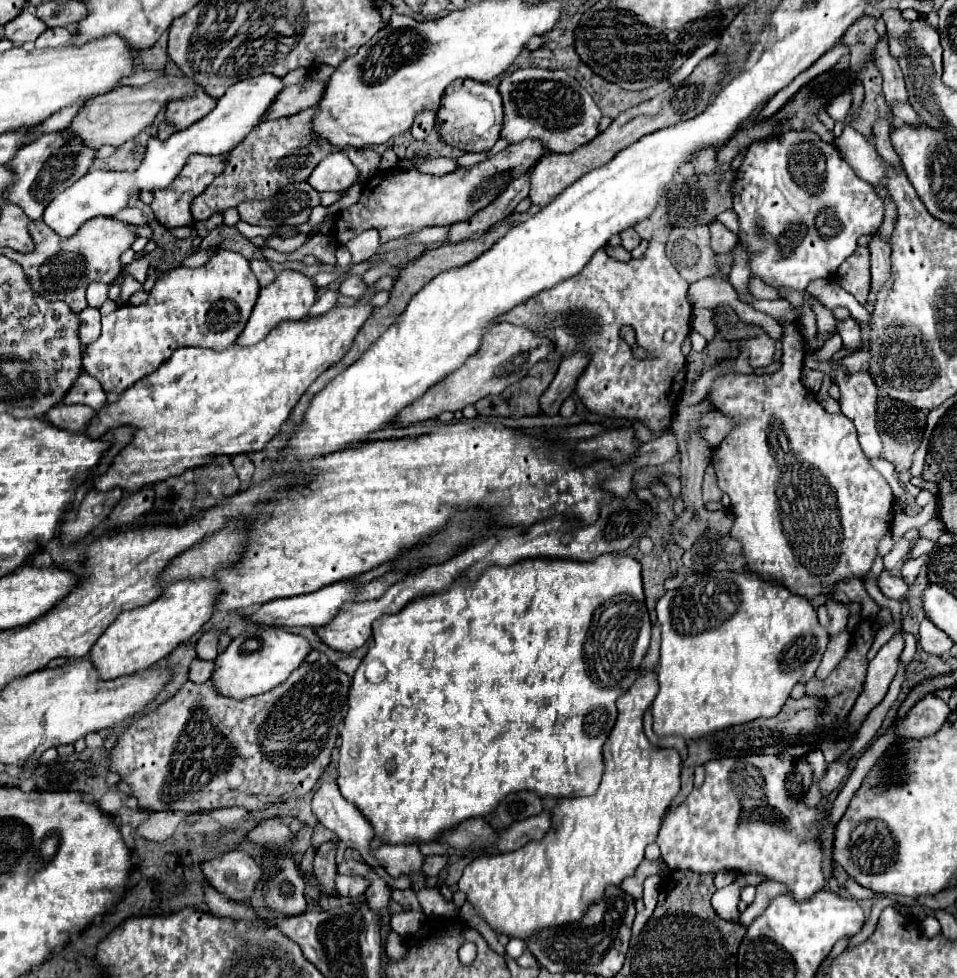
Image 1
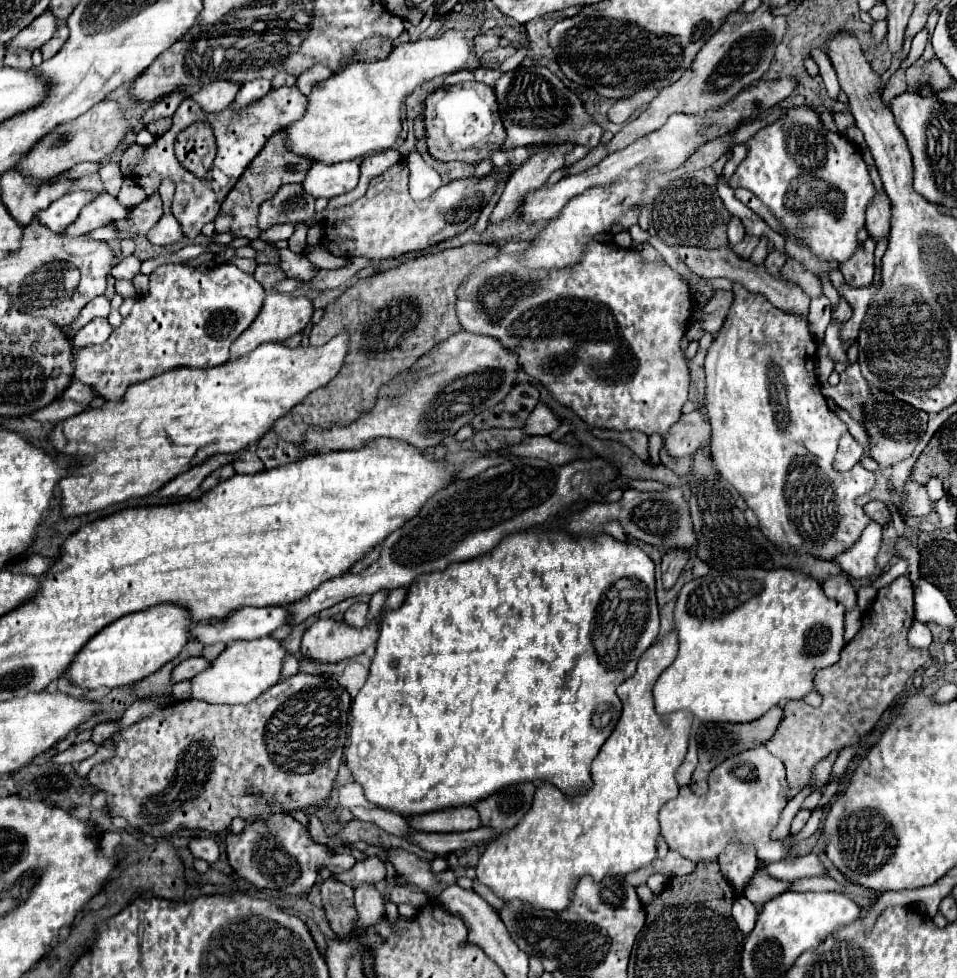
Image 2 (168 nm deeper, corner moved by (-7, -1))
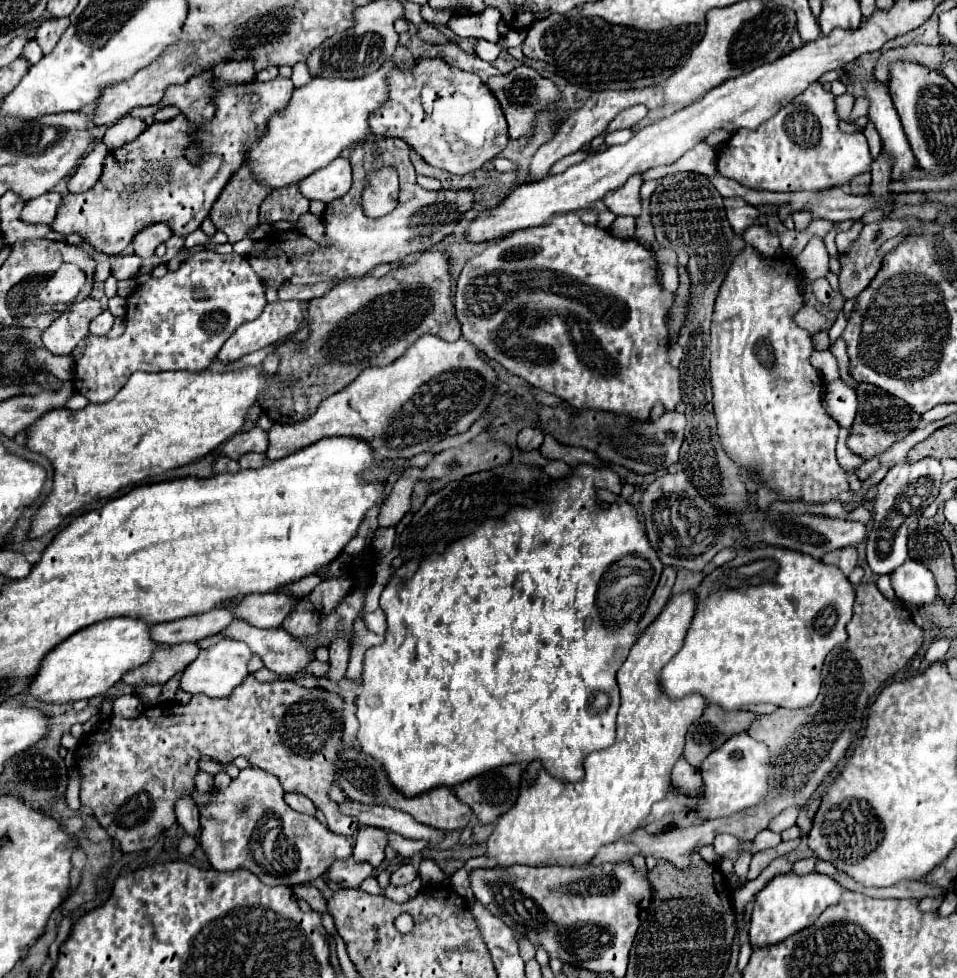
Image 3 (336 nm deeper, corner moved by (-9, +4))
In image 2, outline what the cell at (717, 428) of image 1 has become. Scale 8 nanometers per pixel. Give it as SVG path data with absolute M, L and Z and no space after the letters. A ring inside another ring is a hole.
M692 411L682 415L680 421L670 429L668 437L664 439L666 451L672 457L686 457L696 453L700 447L706 447L712 437L710 423L704 411Z

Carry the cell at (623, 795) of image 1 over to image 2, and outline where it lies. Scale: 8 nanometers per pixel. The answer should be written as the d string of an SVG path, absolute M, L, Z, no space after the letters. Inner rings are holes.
M672 631L662 641L656 641L642 655L636 673L618 687L618 697L624 709L612 735L602 745L600 755L596 755L596 759L592 761L594 787L588 793L566 797L554 785L542 783L536 789L532 809L524 815L522 823L486 845L486 851L476 865L476 879L484 883L496 897L500 897L502 901L510 901L510 897L514 897L538 909L564 911L570 905L570 895L574 893L578 879L582 879L584 875L590 875L596 883L600 883L604 877L624 877L650 865L656 859L656 843L660 837L658 811L664 803L678 795L680 785L676 781L676 771L686 755L692 727L692 717L688 711L678 711L670 715L658 715L654 711L652 687L662 675L662 671L674 661L676 651L678 639Z

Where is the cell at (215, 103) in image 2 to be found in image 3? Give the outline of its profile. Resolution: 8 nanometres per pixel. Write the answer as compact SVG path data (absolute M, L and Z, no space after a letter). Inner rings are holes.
M254 58L226 60L214 68L214 76L228 82L250 82L254 76Z

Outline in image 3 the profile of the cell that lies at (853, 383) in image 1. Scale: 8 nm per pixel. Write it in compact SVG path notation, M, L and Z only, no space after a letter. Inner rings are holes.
M812 238L808 246L796 256L796 266L808 280L816 280L826 276L828 272L828 252L824 248L824 242L818 238Z

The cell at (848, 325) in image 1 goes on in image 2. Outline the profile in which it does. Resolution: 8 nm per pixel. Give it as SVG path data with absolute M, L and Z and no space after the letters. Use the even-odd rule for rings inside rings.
M840 299L840 301L838 301L838 307L835 307L832 311L832 319L844 323L848 321L850 317L852 317L852 307L850 307L844 299Z

